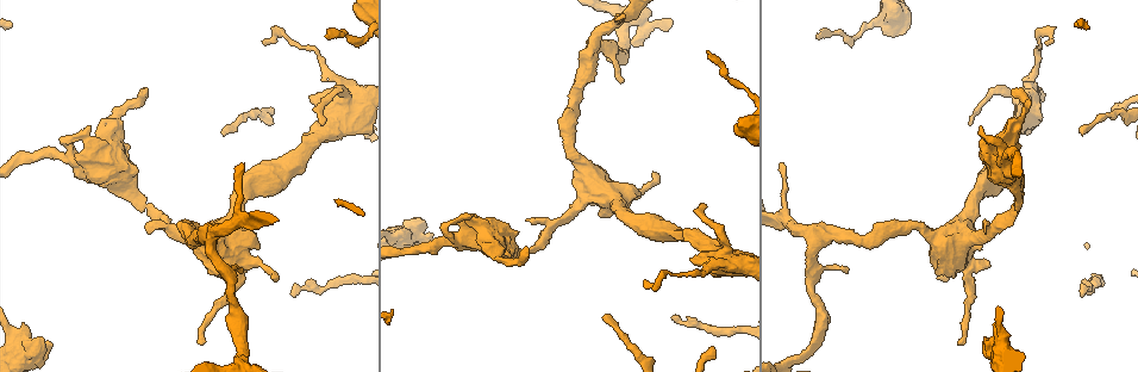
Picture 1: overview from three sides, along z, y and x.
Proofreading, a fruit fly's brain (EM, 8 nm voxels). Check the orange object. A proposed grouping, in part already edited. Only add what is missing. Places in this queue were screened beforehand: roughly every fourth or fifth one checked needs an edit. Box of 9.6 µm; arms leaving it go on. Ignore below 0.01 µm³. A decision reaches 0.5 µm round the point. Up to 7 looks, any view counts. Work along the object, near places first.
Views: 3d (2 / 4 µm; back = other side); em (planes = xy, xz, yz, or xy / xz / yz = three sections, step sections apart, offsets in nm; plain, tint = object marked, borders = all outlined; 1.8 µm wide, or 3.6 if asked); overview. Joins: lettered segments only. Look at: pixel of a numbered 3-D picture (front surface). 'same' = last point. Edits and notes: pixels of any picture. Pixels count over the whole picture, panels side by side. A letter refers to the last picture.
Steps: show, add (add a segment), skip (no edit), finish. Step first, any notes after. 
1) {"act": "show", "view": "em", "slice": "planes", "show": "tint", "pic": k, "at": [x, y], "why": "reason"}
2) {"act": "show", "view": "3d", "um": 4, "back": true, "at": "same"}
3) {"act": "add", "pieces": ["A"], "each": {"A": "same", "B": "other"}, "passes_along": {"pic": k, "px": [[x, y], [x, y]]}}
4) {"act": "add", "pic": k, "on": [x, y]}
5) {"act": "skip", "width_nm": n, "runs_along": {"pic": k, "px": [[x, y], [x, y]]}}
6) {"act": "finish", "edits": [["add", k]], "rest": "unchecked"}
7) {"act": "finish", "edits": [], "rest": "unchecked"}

{"act": "show", "view": "3d", "um": 2, "pic": 1, "at": [327, 34], "why": "tapers out"}

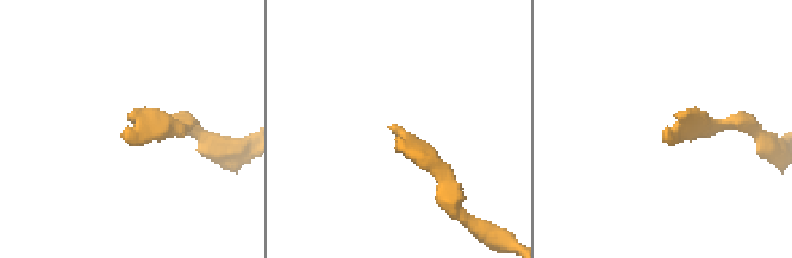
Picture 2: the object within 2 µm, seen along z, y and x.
{"act": "show", "view": "em", "slice": "planes", "show": "tint", "pic": 2, "at": [666, 130]}

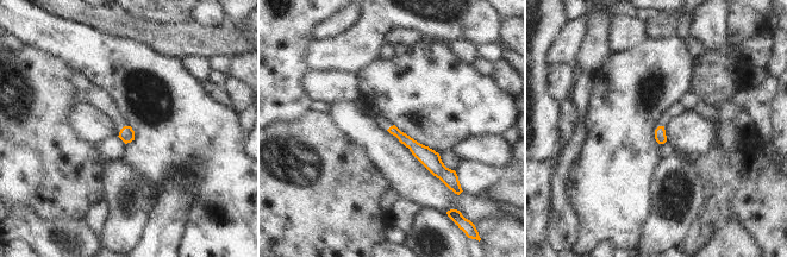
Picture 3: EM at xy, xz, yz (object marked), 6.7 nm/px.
{"act": "show", "view": "em", "slice": "planes", "show": "borders", "at": "same", "why": "see the neighbours"}

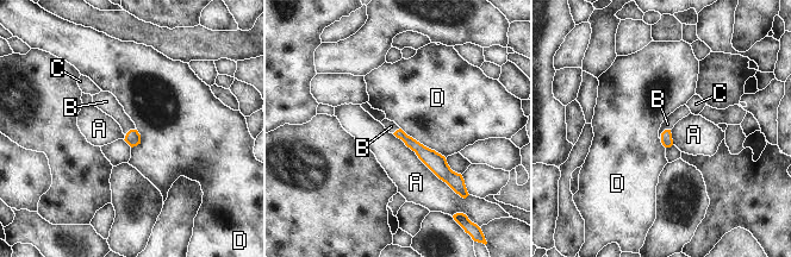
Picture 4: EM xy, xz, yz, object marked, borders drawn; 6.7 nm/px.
{"act": "add", "pieces": ["B"], "longest_contact_nm": ["A", 600], "each": {"A": "other", "B": "same", "C": "other", "D": "other"}, "passes_along": {"pic": 4, "px": [[666, 136], [662, 132], [683, 111]]}, "found": "it goes on there"}

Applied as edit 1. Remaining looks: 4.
{"act": "show", "view": "overview"}

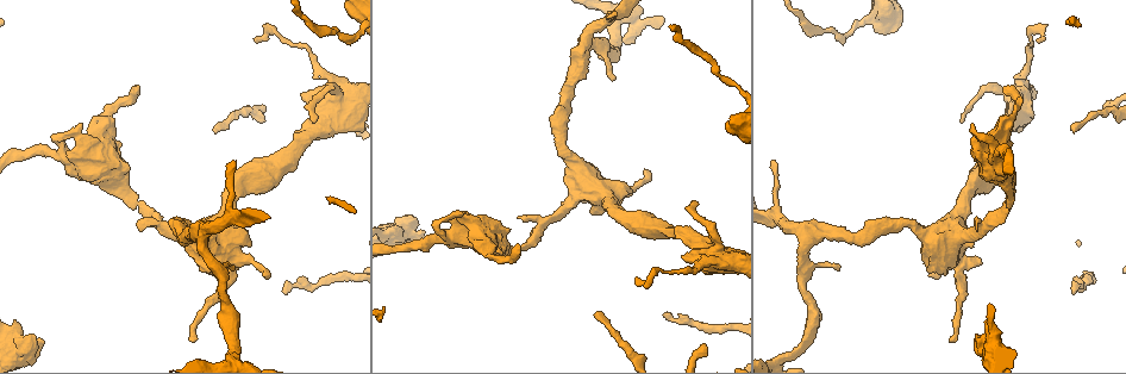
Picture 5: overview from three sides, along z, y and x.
{"act": "show", "view": "em", "slice": "planes", "show": "borders", "pic": 5, "at": [972, 123], "why": "free end"}

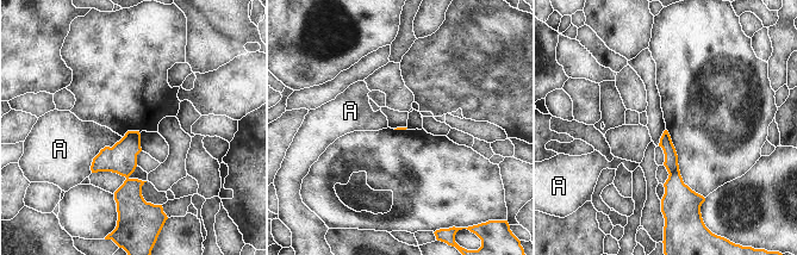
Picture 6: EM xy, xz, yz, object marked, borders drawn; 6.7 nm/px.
{"act": "skip", "longest_contact_nm": ["A", 320], "each": {"A": "other"}, "border": {"pic": 6, "px": [[123, 137], [100, 150], [91, 172]]}, "found": "none of them fits"}

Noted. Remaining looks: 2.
{"act": "show", "view": "em", "slice": "yz", "step": 16, "show": "plain", "pic": 5, "at": [978, 337], "why": "thick end"}

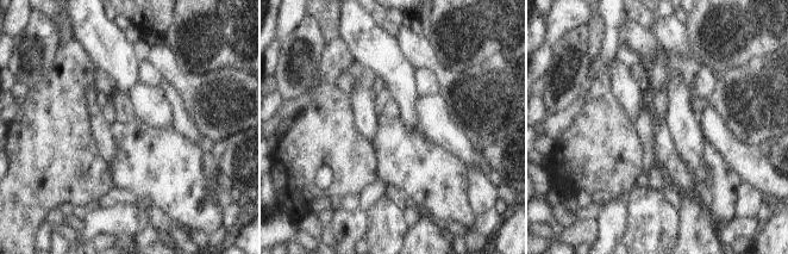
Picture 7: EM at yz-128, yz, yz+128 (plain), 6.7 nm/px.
{"act": "show", "view": "em", "slice": "yz", "step": 16, "show": "borders", "at": "same"}

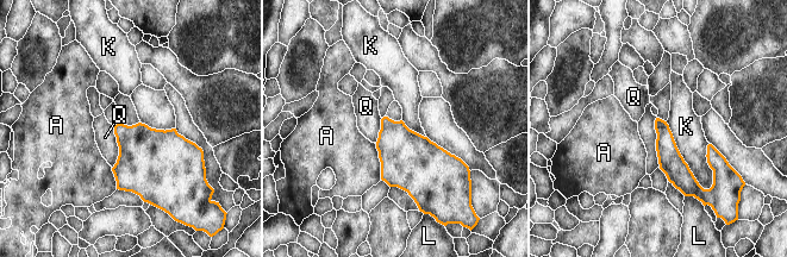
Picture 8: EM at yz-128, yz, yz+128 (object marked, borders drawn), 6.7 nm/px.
{"act": "skip", "each": {"A": "other", "K": "other", "L": "other", "Q": "other"}, "found": "none of them fits"}

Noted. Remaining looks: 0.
{"act": "finish", "edits": [["add", 4]], "rest": "unchecked"}

